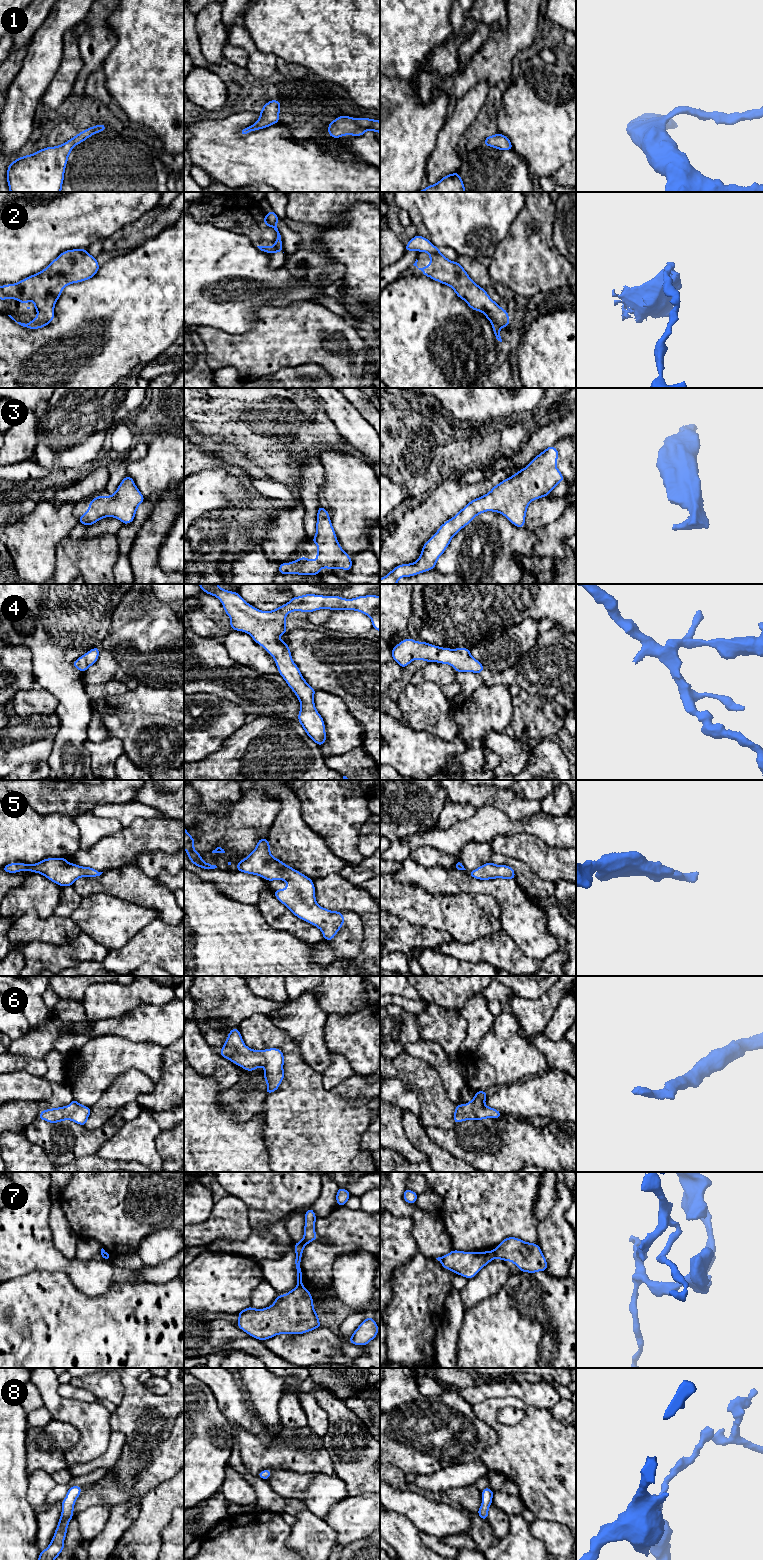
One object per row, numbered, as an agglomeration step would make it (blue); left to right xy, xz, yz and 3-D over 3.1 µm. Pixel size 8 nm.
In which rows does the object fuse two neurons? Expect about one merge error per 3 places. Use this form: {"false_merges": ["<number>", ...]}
{"false_merges": ["2", "7"]}

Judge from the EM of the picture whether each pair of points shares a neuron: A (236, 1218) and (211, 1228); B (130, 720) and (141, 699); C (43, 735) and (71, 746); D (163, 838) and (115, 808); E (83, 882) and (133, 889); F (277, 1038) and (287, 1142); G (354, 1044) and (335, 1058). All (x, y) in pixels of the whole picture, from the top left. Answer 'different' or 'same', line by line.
A: same
B: different
C: different
D: different
E: same
F: same
G: different

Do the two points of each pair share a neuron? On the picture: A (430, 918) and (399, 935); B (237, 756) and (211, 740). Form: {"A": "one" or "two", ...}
{"A": "two", "B": "two"}

